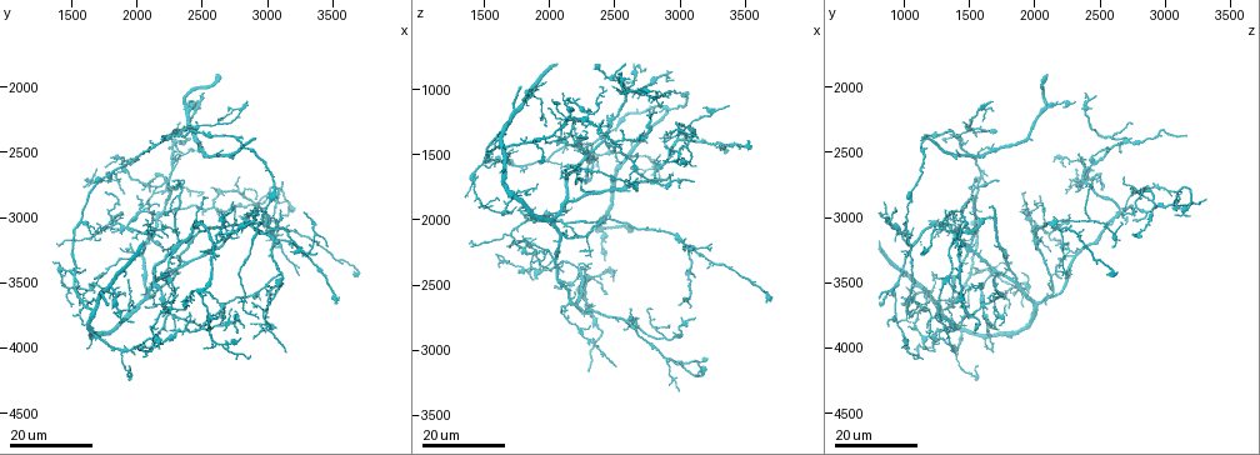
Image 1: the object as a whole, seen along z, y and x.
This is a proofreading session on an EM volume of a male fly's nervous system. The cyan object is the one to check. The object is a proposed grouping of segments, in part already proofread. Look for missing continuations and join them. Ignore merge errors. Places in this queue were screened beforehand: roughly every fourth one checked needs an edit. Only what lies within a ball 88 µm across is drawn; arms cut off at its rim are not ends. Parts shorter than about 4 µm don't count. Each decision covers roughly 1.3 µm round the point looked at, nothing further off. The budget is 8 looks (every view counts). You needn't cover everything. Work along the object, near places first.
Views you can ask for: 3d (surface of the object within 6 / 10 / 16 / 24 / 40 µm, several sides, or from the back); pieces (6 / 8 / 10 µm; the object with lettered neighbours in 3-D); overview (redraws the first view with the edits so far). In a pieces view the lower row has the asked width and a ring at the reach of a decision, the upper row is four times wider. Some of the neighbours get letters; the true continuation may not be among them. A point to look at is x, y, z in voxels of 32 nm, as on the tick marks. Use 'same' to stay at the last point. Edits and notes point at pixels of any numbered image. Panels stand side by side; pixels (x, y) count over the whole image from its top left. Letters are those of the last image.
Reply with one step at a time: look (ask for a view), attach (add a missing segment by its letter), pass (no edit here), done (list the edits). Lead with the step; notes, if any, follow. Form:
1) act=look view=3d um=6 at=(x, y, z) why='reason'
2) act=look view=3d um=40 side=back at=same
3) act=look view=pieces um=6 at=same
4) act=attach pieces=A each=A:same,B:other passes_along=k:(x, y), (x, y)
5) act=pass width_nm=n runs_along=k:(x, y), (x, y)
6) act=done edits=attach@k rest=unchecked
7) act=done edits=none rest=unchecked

act=look view=3d um=16 at=(3100, 3440, 1720) why='end of a long branch'

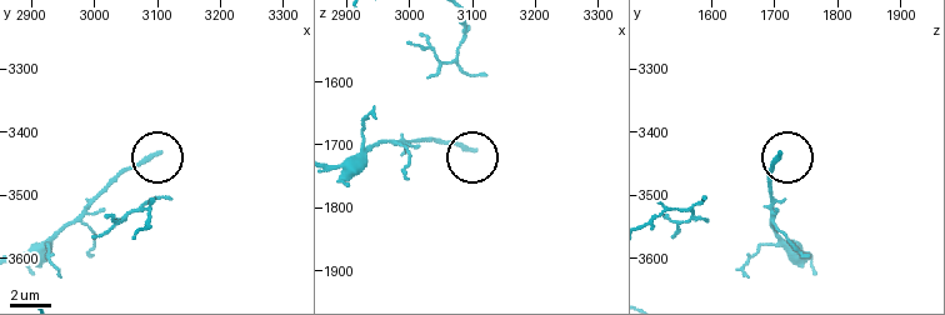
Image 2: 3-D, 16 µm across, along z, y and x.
act=look view=pieces um=8 at=(3100, 3430, 1710)

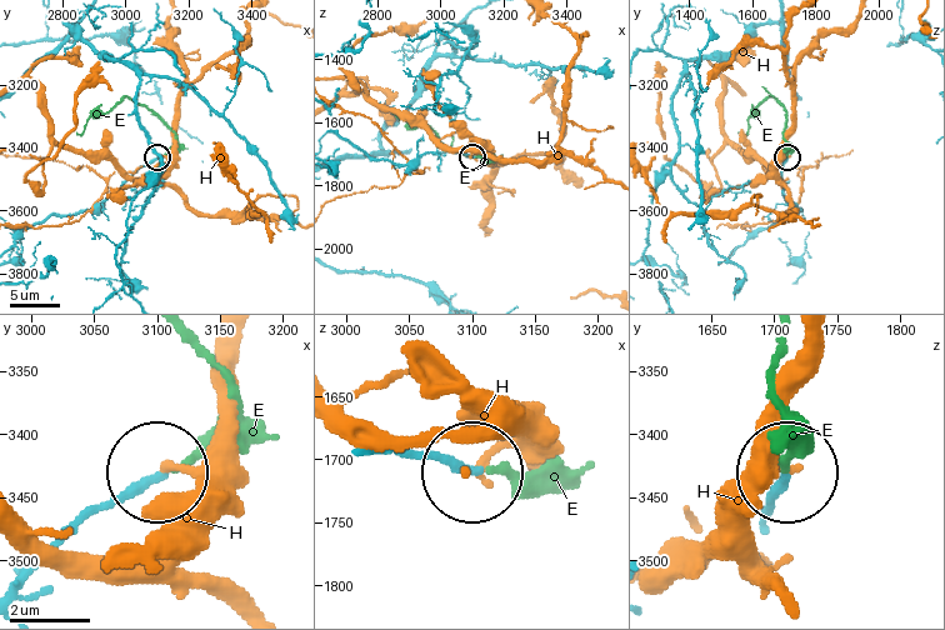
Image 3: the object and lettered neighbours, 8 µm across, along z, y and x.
act=attach pieces=E each=E:same,H:other passes_along=3:(58, 541), (165, 478), (231, 404), (221, 374), (185, 344) found='it goes on there'

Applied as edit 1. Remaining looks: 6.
act=look view=3d um=24 at=(2920, 2940, 1660) why='free end'

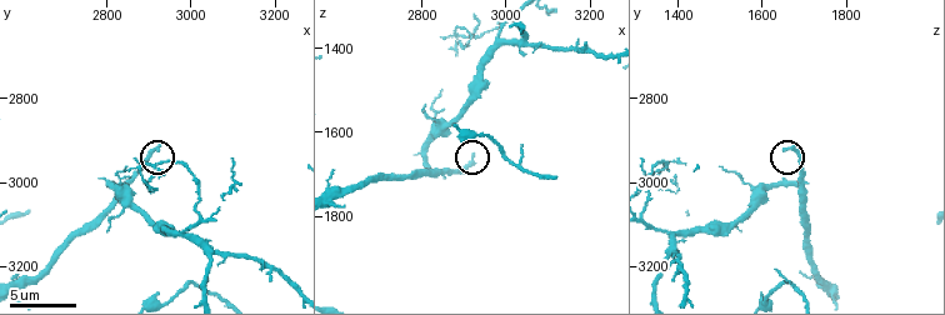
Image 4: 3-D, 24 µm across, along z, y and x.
act=look view=pieces um=10 at=(2920, 2920, 1655) why='what lies round it'

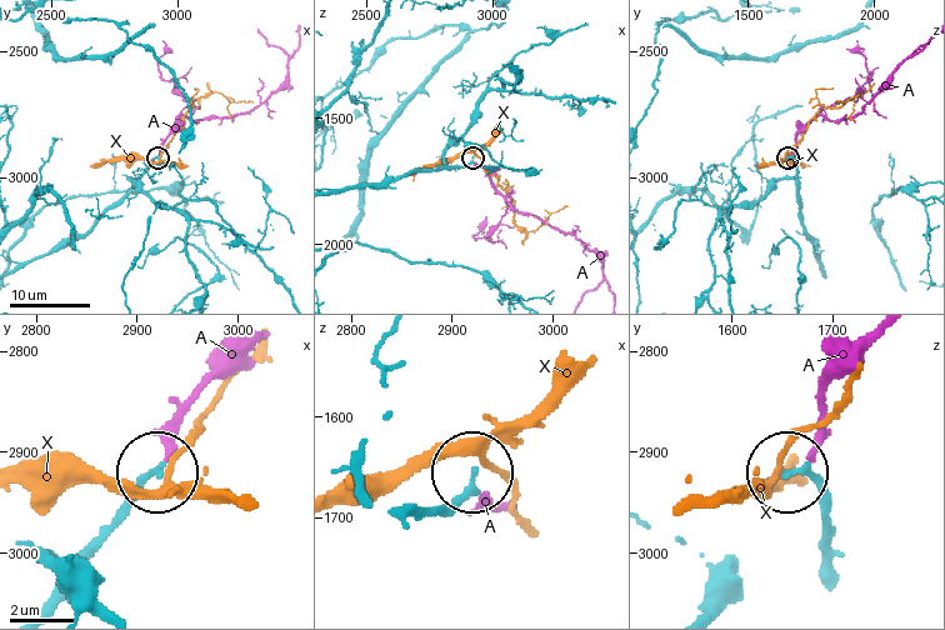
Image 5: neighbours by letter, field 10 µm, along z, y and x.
act=attach pieces=A width_nm=190 each=A:same,X:other passes_along=5:(798, 176), (798, 135), (820, 115), (838, 120), (863, 108) found='the neuron continues'

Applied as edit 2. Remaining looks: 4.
act=look view=3d um=16 at=(2280, 2720, 1720) why='free end'

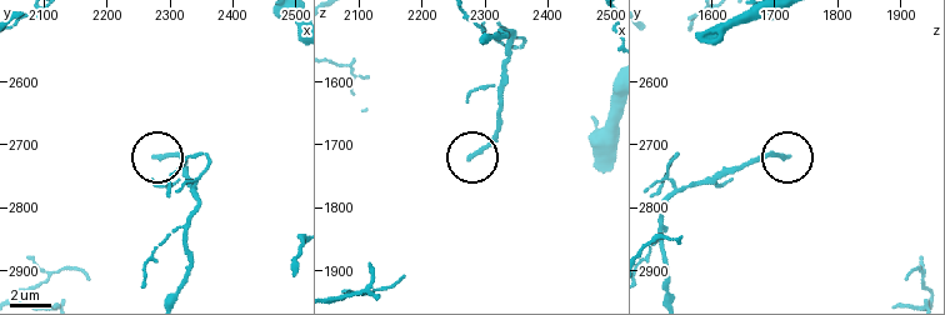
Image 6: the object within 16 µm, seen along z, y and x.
act=look view=pieces um=10 at=(2280, 2720, 1720)

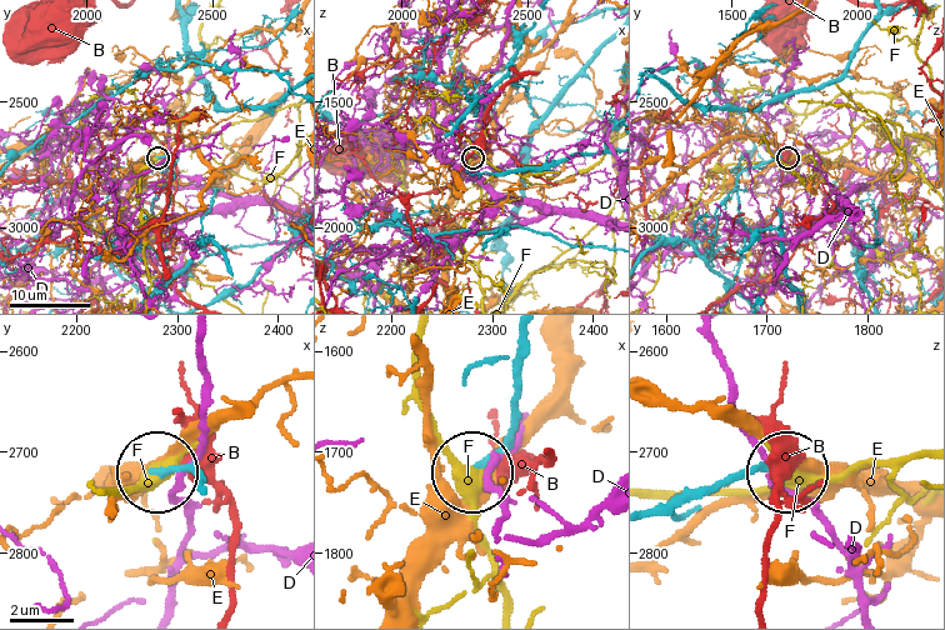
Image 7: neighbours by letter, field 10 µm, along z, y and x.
act=pass each=B:other,D:other,E:other,F:other runs_along=7:(523, 335), (511, 431), (476, 469) found='no lettered segment goes on from it'

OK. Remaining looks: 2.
act=look view=3d um=24 at=(3100, 2720, 2440) why='tapers out'

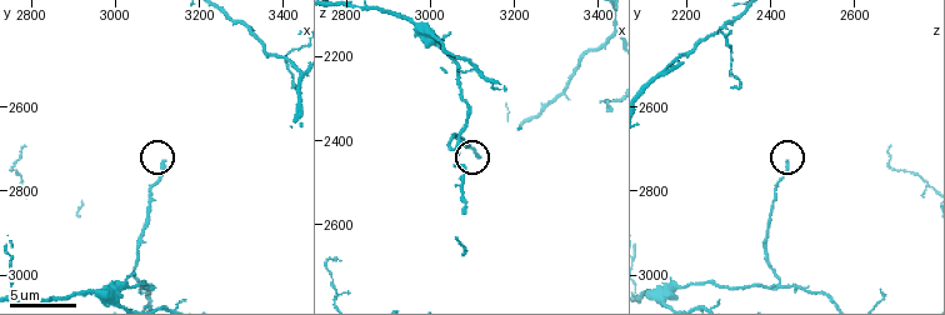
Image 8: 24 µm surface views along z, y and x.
act=look view=pieces um=6 at=(3120, 2730, 2435)

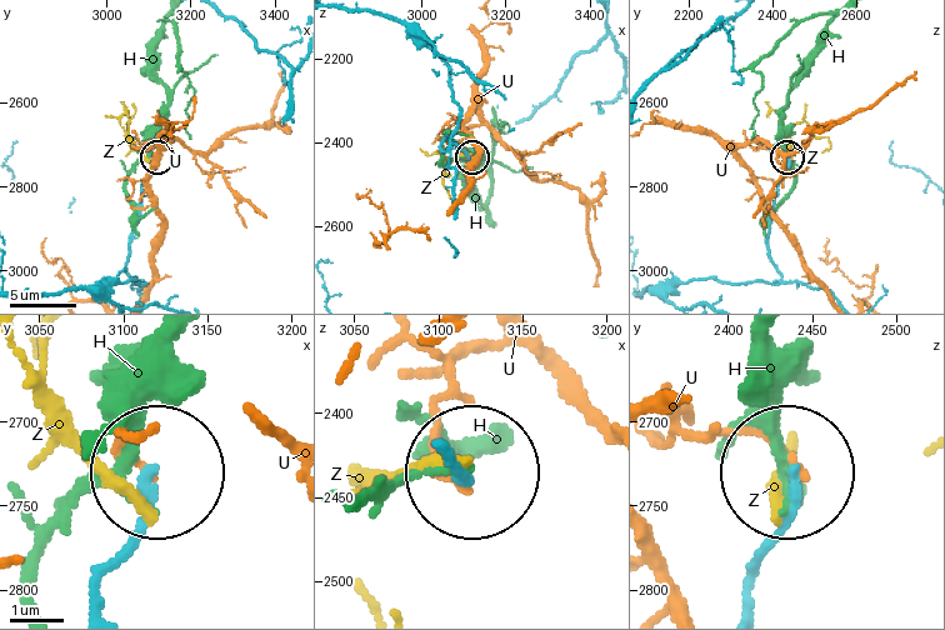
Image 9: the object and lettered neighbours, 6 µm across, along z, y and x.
act=pass each=H:other,U:other,Z:other runs_along=9:(741, 603), (786, 523), (795, 473) found='none of them fits'

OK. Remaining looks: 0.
act=done edits=attach@3,attach@5 rest=unchecked

